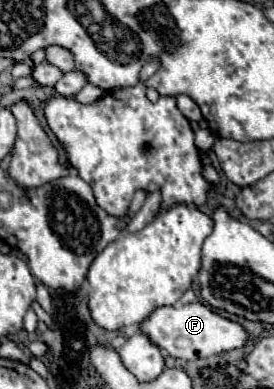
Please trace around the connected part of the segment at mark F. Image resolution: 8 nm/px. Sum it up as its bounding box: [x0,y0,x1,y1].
[141,301,249,359]

